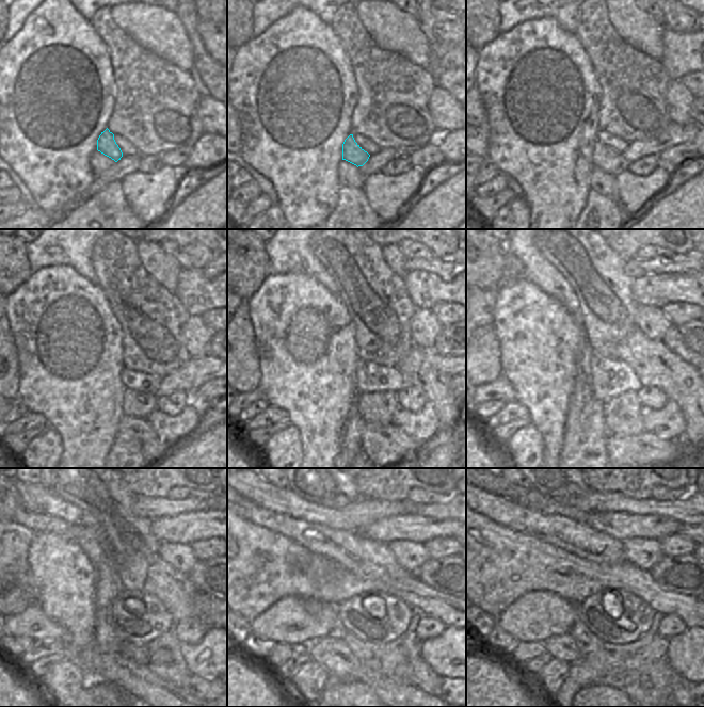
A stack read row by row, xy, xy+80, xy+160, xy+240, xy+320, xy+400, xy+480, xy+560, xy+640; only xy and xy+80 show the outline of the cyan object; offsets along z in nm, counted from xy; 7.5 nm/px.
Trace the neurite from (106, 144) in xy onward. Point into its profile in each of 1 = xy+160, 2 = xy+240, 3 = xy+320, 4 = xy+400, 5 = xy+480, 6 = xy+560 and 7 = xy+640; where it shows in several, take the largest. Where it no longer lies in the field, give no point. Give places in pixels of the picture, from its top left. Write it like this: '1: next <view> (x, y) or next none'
1: next xy+160 (604, 158)
2: next xy+240 (139, 404)
3: next xy+320 (372, 406)
4: next xy+400 (622, 414)
5: next xy+480 (164, 659)
6: next xy+560 (422, 676)
7: next xy+640 (682, 685)

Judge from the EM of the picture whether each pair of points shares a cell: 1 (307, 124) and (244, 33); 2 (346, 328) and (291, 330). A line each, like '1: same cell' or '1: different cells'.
1: different cells
2: same cell

